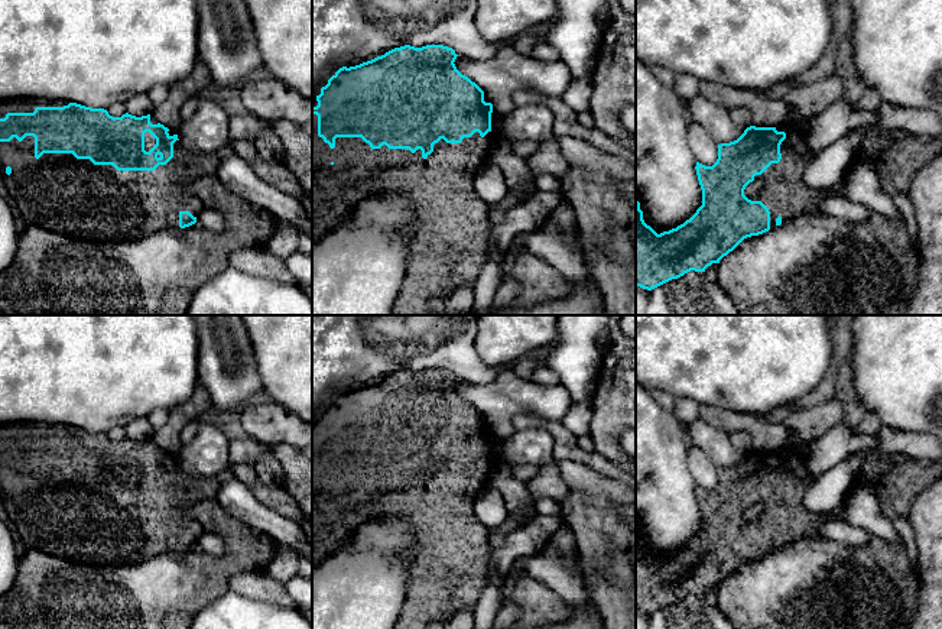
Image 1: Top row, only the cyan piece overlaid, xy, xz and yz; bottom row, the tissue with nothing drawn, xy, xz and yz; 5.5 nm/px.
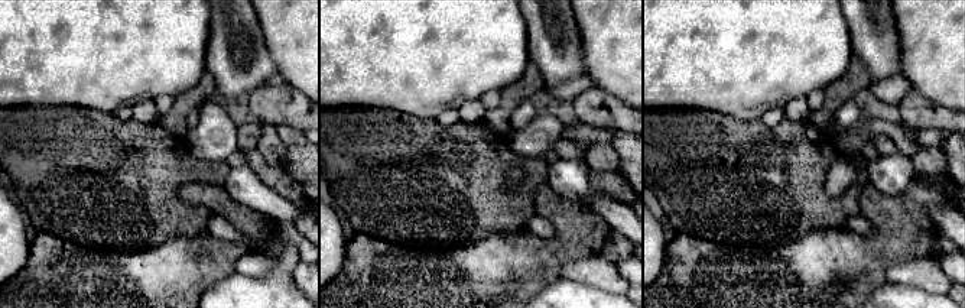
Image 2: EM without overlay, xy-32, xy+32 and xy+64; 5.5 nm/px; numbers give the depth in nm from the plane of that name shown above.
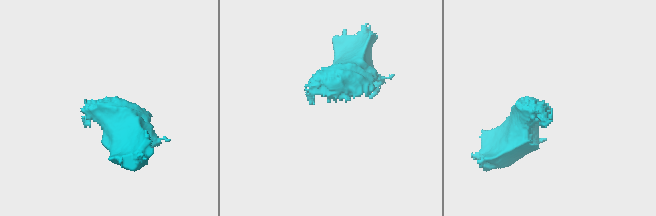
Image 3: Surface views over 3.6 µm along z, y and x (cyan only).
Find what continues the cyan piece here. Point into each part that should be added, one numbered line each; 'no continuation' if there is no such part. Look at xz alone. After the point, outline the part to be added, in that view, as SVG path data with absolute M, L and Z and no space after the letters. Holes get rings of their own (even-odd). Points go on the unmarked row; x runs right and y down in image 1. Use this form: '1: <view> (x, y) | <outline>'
1: xz (450, 570) | M312 438L312 567L322 564L341 551L350 534L363 522L381 515L402 518L416 532L415 557L407 562L406 602L400 610L394 629L429 629L436 620L449 622L464 609L474 610L488 584L488 564L493 552L488 531L474 513L474 502L488 487L488 482L501 460L488 455L484 461L475 455L461 467L446 467L441 463L426 483L422 474L371 473L361 461L337 461L331 473L318 460L318 440Z

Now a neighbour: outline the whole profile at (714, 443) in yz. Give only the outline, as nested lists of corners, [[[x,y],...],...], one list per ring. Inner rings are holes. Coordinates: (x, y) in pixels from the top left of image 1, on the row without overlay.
[[[698,418],[686,427],[688,442],[704,451],[717,468],[737,464],[746,451],[737,450],[728,434]]]

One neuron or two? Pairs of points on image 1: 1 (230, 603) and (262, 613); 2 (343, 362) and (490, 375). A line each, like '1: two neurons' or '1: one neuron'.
1: one neuron
2: one neuron

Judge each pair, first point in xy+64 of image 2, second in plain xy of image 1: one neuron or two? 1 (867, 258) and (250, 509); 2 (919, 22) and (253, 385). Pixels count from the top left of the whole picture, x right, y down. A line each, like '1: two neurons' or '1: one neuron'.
1: two neurons
2: two neurons

